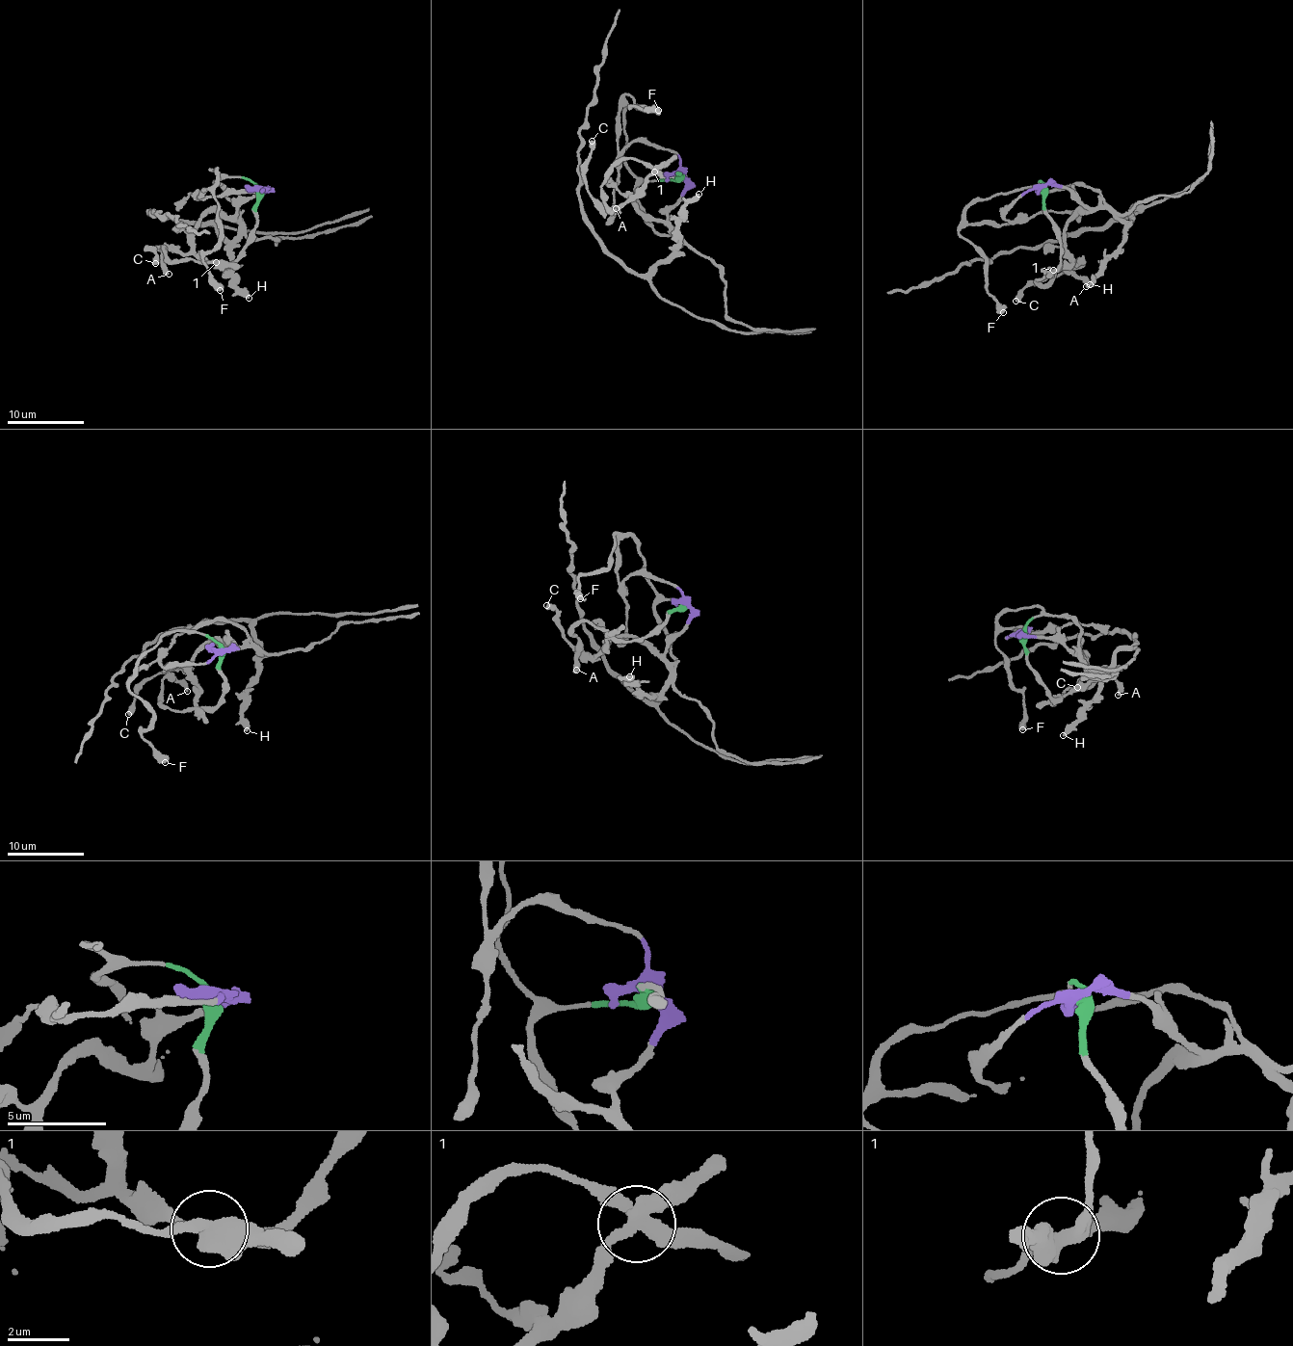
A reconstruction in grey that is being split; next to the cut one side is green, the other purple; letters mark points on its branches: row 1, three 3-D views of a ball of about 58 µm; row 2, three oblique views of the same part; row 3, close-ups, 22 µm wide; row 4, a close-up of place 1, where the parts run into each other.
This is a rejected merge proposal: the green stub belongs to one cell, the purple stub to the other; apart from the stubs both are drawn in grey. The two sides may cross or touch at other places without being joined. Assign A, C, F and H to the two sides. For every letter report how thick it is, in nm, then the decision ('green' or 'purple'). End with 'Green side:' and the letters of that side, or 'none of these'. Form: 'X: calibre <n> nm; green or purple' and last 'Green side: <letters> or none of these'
A: calibre 360 nm; green
C: calibre 500 nm; purple
F: calibre 650 nm; green
H: calibre 400 nm; purple
Green side: A, F

